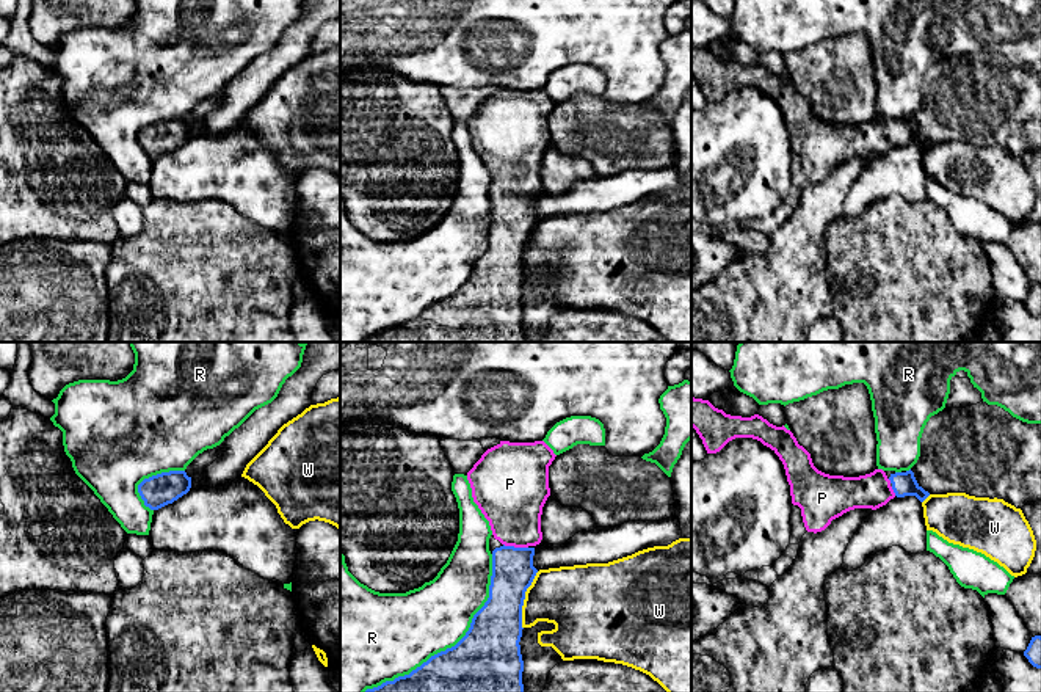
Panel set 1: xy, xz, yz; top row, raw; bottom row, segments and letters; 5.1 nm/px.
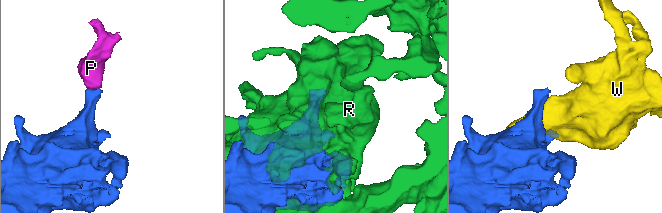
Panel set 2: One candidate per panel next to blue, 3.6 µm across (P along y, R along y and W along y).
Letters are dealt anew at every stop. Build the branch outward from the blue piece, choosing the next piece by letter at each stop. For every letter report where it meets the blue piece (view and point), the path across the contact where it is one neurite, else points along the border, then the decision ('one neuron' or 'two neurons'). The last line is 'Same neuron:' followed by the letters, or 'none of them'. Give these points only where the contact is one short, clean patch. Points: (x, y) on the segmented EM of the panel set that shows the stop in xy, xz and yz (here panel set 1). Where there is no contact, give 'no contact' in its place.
P: contact xz (516, 548); way xz (513, 571), (516, 548), (516, 523), (511, 499); one neuron
R: contact xz (455, 645); two neurons
W: contact xz (524, 598); two neurons
Same neuron: P

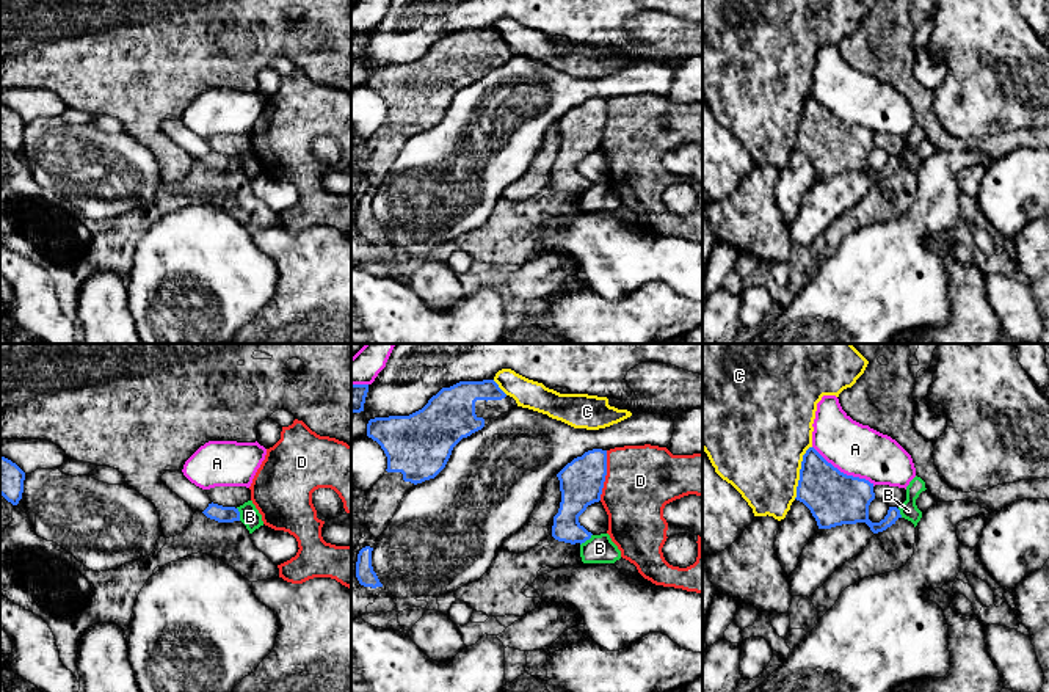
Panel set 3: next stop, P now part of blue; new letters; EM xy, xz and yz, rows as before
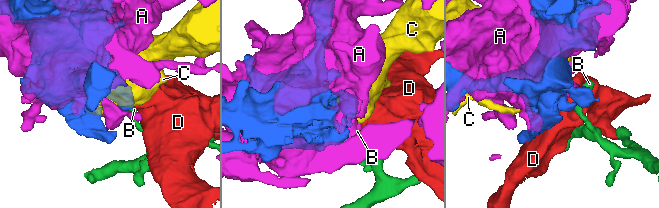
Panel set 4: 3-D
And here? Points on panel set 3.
A: contact yz (842, 473); two neurons
B: contact xz (587, 539); border xz (591, 534), (580, 545); two neurons
C: contact yz (800, 473); border yz (811, 446), (803, 455), (797, 495), (794, 498); two neurons
D: contact xz (606, 474); border xz (607, 451), (607, 474), (599, 499); two neurons
Same neuron: none of them

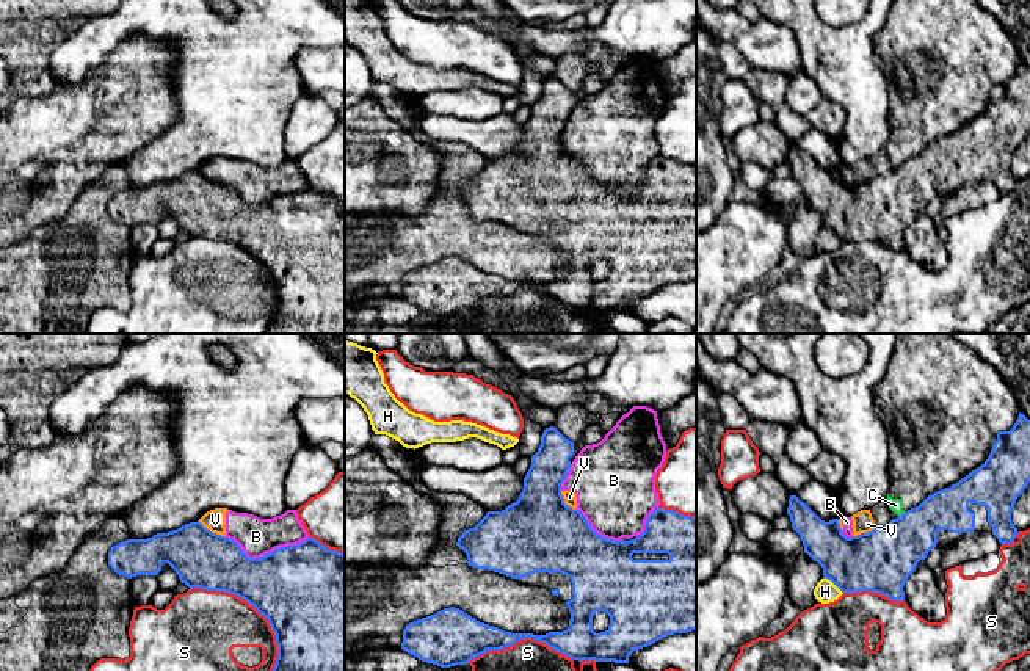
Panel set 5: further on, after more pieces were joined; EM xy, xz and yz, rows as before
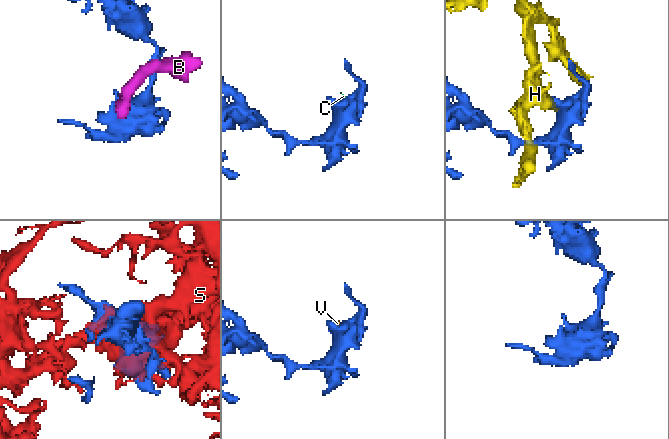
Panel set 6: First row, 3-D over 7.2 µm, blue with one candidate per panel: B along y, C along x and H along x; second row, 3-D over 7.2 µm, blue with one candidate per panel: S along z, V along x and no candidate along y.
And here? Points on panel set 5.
B: contact xy (267, 554); two neurons
C: contact yz (903, 515); border yz (905, 511), (899, 518); two neurons
H: contact yz (833, 582); border yz (823, 577), (842, 593); two neurons
S: contact xy (254, 607); two neurons
V: contact xy (210, 532); border xy (198, 521), (224, 536); two neurons
Same neuron: none of them

